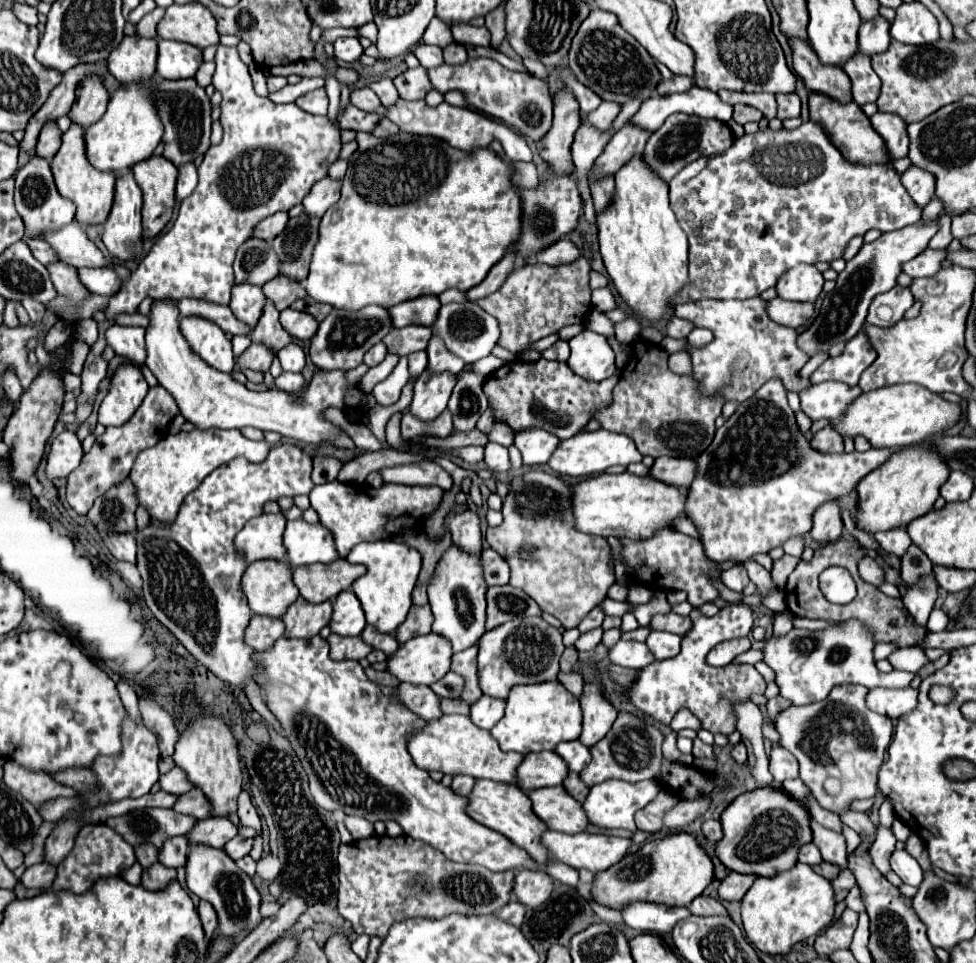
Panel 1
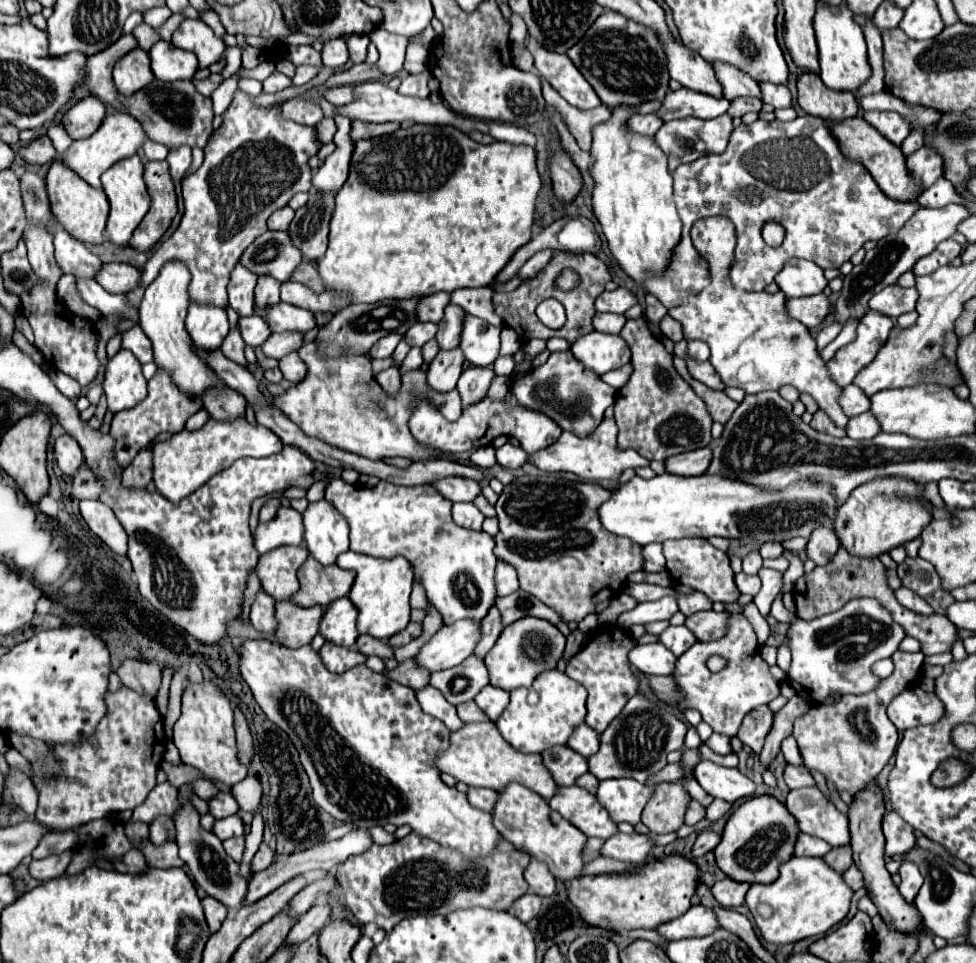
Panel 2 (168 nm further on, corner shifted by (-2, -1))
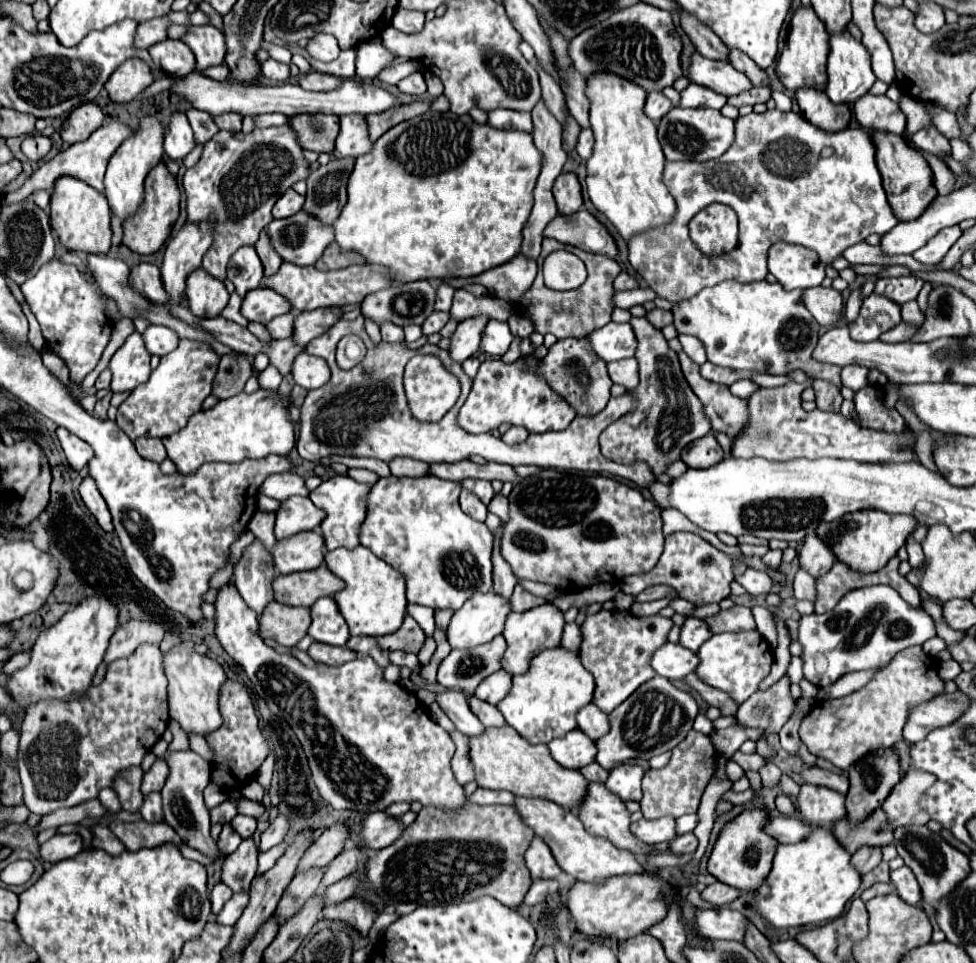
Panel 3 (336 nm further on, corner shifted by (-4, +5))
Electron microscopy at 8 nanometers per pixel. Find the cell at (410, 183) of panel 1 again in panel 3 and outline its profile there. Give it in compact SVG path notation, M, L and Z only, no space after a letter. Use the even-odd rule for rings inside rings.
M426 111L424 115L418 115L410 121L402 121L390 131L386 131L372 147L370 153L360 155L356 159L354 171L350 173L348 179L348 201L340 213L340 217L334 223L334 237L336 243L340 245L342 251L354 251L366 259L366 265L380 265L386 267L392 281L396 283L408 283L408 281L444 281L444 279L468 279L474 275L480 275L492 267L504 265L510 261L514 255L518 255L520 245L522 245L522 229L526 227L526 221L532 211L532 191L536 185L536 177L540 173L540 151L534 147L532 135L522 133L522 131L500 131L492 129L490 125L476 125L470 115L456 115L452 111L440 113L440 111Z

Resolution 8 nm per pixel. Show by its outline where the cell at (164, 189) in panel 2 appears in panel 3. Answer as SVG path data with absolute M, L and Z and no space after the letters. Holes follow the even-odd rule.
M158 163L150 175L146 175L146 183L144 183L144 203L140 207L140 211L130 217L130 221L122 223L124 227L124 245L140 255L150 255L154 251L158 251L164 241L168 239L170 235L170 229L174 225L174 221L178 219L178 213L180 213L180 191L178 191L178 185L176 185L176 179L170 175L170 171L166 169L164 163Z

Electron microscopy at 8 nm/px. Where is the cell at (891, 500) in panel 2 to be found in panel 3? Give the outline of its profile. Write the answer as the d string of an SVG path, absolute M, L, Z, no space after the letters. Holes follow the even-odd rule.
M862 509L850 515L842 515L842 519L836 519L832 523L820 523L816 533L830 545L838 561L850 565L856 571L870 573L884 567L896 555L896 551L906 543L916 525L918 521L910 515L890 515L878 509Z

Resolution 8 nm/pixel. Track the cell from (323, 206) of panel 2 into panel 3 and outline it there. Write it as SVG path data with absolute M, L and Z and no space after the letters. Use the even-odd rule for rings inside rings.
M330 159L328 165L312 171L306 179L308 191L302 211L314 215L322 225L332 225L346 203L346 183L352 169L354 159Z

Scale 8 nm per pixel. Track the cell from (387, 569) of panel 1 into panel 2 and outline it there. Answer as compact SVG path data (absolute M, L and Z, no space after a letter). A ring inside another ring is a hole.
M346 551L336 559L340 569L350 569L356 573L354 585L348 599L358 609L358 633L372 635L376 639L390 639L392 635L406 629L410 621L410 591L414 581L412 565L404 557L396 559L376 559L356 551Z

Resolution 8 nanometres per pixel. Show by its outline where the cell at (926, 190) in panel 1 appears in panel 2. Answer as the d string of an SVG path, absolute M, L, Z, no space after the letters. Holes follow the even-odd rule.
M922 145L918 151L914 151L906 163L910 173L920 181L922 189L928 189L942 175L944 165L942 157L928 145Z

